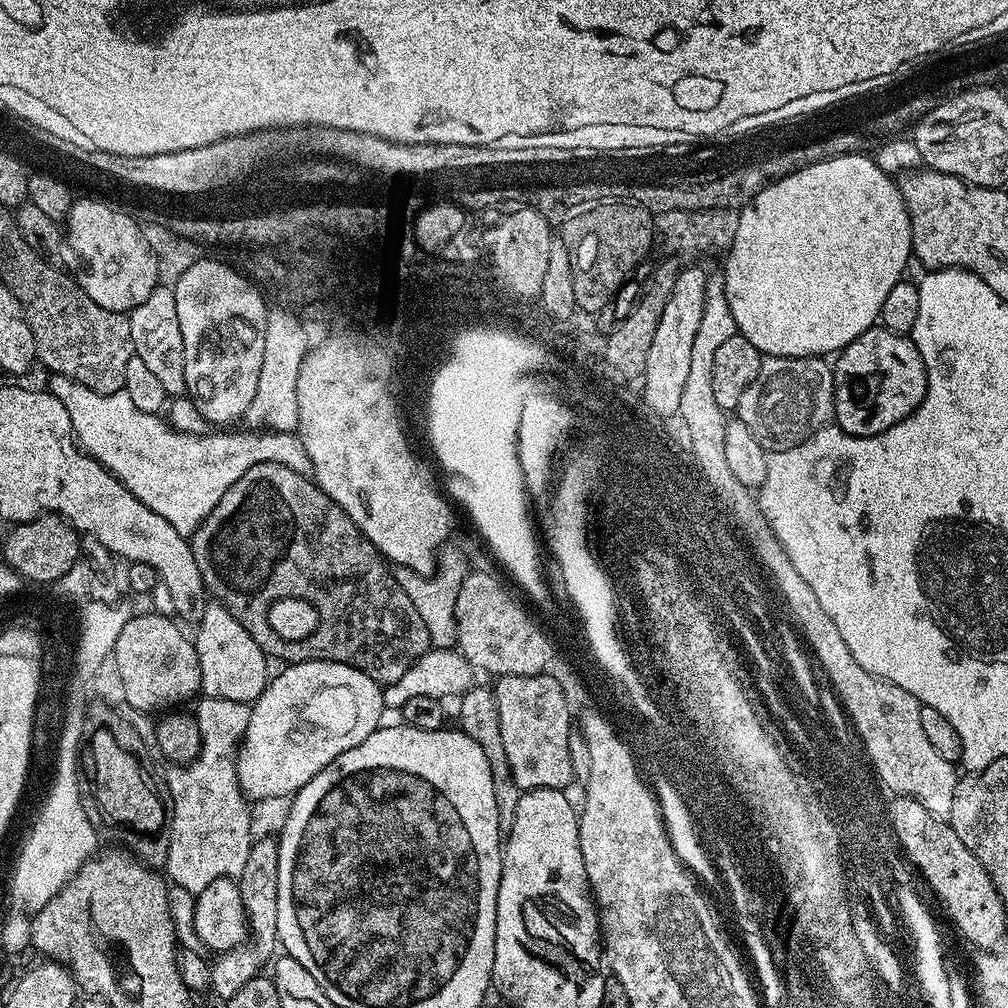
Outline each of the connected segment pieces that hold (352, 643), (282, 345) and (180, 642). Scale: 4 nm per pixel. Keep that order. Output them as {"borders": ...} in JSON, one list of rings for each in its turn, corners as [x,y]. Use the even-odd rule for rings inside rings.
{"borders":[[[[262,462],[246,470],[197,526],[190,543],[209,597],[223,604],[243,628],[246,627],[248,580],[258,580],[262,576],[304,576],[308,580],[318,580],[320,584],[324,582],[326,590],[336,596],[332,604],[336,604],[334,614],[340,622],[338,646],[328,648],[328,652],[336,656],[336,662],[342,658],[342,664],[362,670],[374,678],[376,684],[385,686],[397,682],[430,649],[426,625],[418,610],[414,610],[414,602],[406,598],[406,590],[398,586],[389,561],[360,533],[358,526],[354,526],[342,506],[334,503],[305,473],[290,470],[290,466]]],[[[272,310],[264,331],[262,374],[258,374],[258,390],[254,402],[245,410],[242,420],[256,430],[290,432],[298,422],[298,370],[306,358],[310,341],[301,317],[292,310]]],[[[147,610],[141,616],[132,614],[118,635],[114,659],[119,677],[122,680],[126,702],[137,706],[138,711],[145,708],[175,709],[184,706],[184,703],[200,692],[200,667],[198,666],[198,654],[196,645],[188,636],[172,621],[173,617],[161,614],[155,610]]]]}

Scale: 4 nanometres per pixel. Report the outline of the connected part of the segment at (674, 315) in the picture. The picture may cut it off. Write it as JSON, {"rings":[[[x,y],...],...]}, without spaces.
{"rings":[[[681,267],[674,282],[674,290],[670,290],[670,298],[666,302],[666,310],[662,310],[662,319],[658,322],[658,330],[654,330],[654,343],[650,346],[650,354],[644,367],[644,394],[653,417],[667,418],[676,414],[682,402],[682,390],[686,386],[686,377],[690,371],[690,346],[694,346],[694,334],[698,334],[698,325],[702,322],[702,306],[706,302],[706,286],[708,276],[700,268]]]}

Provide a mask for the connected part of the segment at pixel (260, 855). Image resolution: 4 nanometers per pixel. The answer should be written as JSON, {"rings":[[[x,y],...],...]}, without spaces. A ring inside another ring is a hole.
{"rings":[[[264,836],[253,839],[250,854],[246,854],[246,866],[242,866],[238,877],[240,897],[244,903],[244,913],[248,915],[251,927],[256,932],[256,941],[245,942],[231,948],[229,952],[221,952],[215,957],[210,968],[210,988],[221,998],[233,996],[246,982],[257,979],[261,975],[260,967],[271,961],[278,952],[276,939],[276,923],[278,922],[278,846],[273,837]]]}

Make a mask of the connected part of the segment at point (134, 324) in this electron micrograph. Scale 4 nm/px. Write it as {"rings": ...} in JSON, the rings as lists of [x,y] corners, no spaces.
{"rings":[[[158,286],[148,298],[134,311],[127,313],[130,322],[130,338],[134,355],[146,362],[147,368],[162,382],[162,390],[168,392],[169,397],[180,398],[185,395],[184,386],[184,347],[182,346],[182,330],[178,327],[178,306],[176,294],[171,287]]]}

